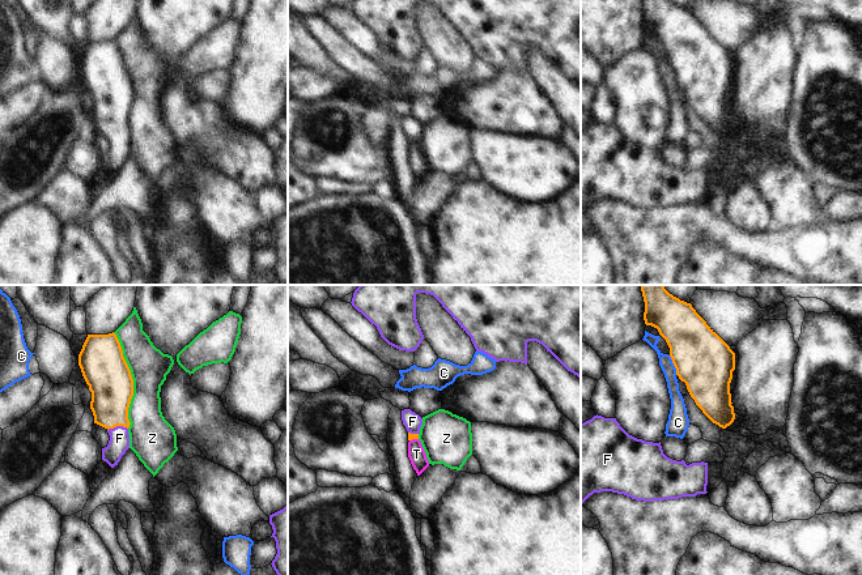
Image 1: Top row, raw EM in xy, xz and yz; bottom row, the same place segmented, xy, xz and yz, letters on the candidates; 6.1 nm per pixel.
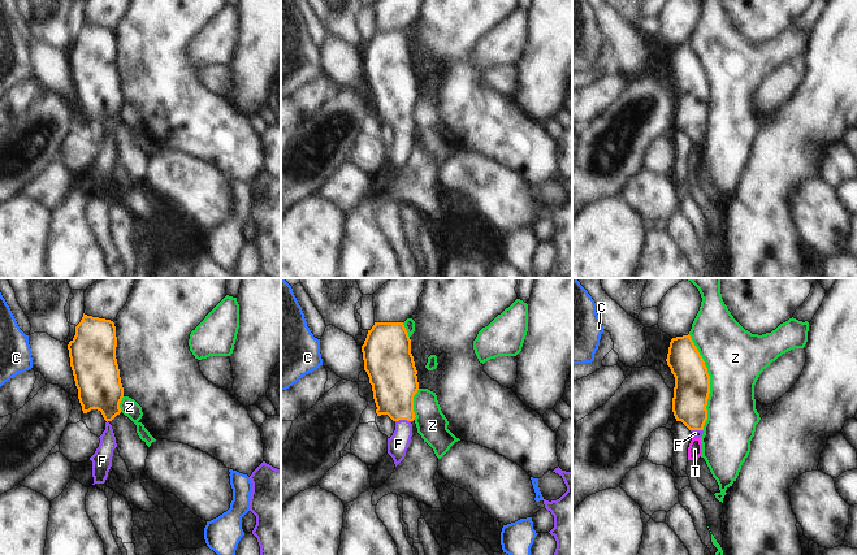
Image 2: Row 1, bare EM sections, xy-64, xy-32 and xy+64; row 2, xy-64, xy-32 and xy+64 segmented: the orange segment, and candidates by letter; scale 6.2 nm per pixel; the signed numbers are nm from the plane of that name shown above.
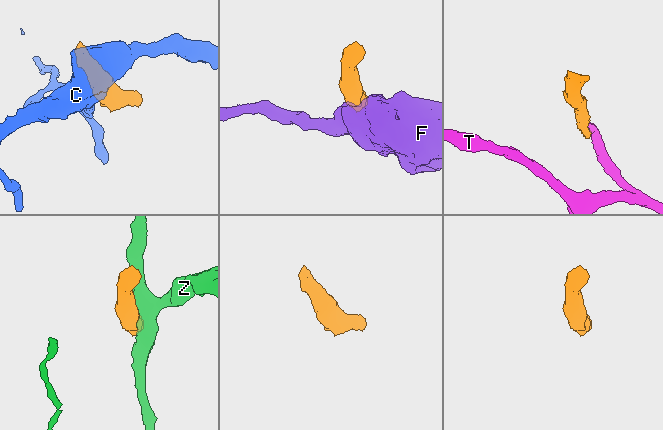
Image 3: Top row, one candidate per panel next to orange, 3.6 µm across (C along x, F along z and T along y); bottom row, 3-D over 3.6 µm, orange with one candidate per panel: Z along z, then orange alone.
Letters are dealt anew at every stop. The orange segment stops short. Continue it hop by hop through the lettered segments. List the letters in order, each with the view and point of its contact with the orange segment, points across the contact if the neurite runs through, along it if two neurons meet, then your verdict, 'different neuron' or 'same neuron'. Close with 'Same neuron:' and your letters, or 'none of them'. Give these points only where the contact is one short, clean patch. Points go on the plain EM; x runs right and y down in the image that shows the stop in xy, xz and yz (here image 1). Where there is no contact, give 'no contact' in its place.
C: meets orange in yz at (674, 72); different neuron
F: meets orange in xy at (117, 132); runs through xy (111, 93), (111, 120), (117, 132), (119, 145); same neuron
T: meets orange in xz at (413, 145); border along xz (417, 145), (410, 148); different neuron
Z: meets orange in xy at (132, 88); different neuron
Same neuron: F

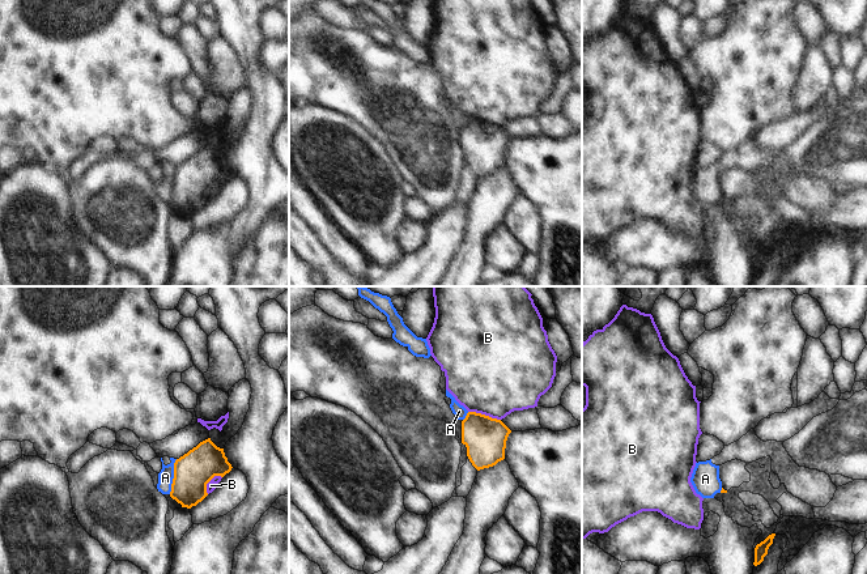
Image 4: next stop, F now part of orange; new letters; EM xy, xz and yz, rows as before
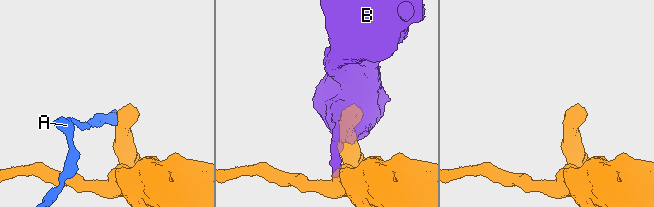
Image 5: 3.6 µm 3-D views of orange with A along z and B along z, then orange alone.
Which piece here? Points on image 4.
A: meets orange in xy at (174, 183); border along xy (177, 166), (169, 200); different neuron
B: meets orange in xz at (484, 122); different neuron
Same neuron: none of them

